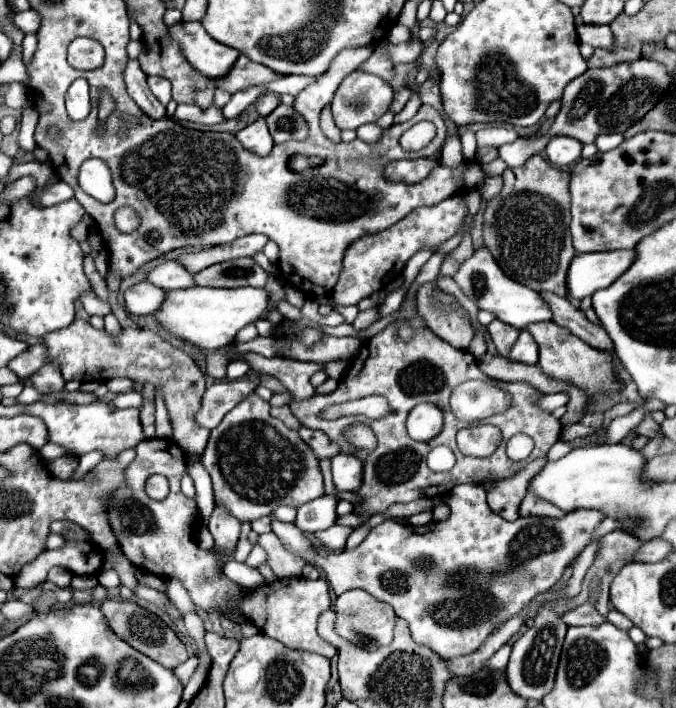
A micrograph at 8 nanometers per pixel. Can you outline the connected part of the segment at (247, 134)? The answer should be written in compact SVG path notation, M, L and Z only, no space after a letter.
M258 118L254 124L242 128L236 134L236 138L242 142L244 148L248 148L250 152L254 152L258 156L266 156L274 146L274 140L270 136L270 130L268 130L264 118Z

